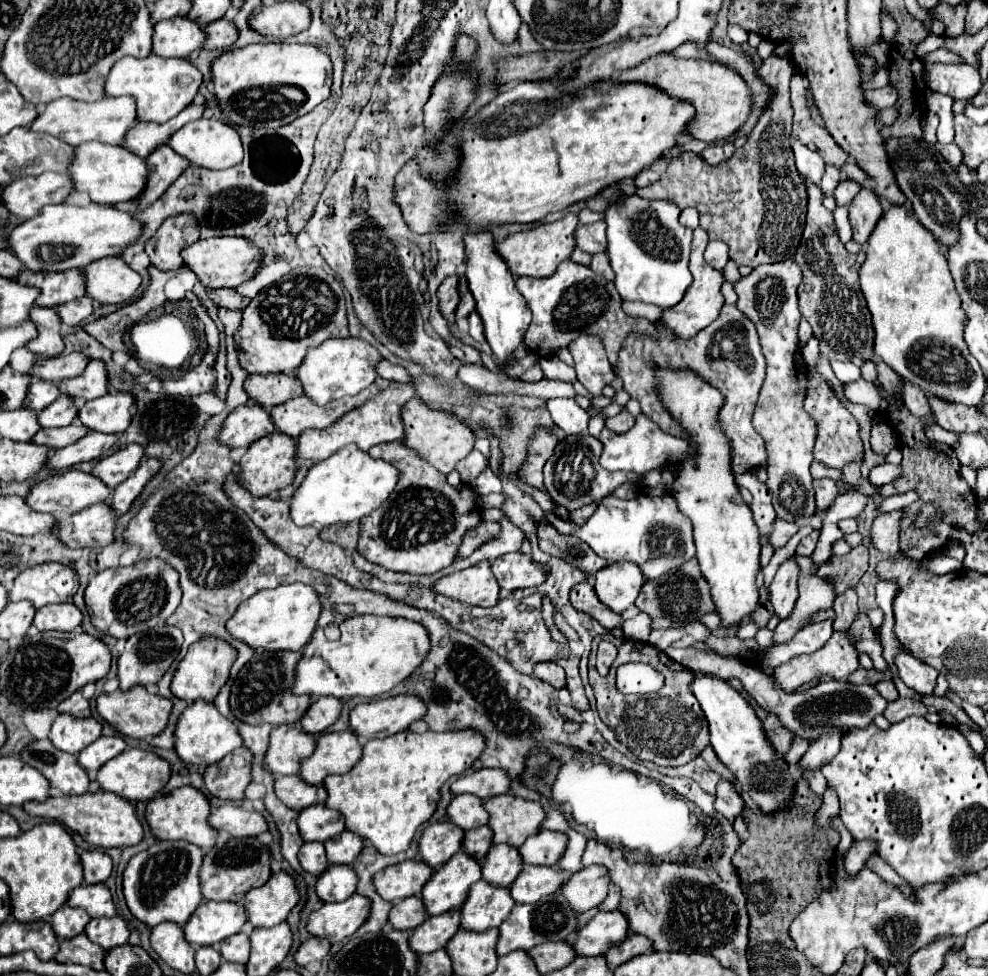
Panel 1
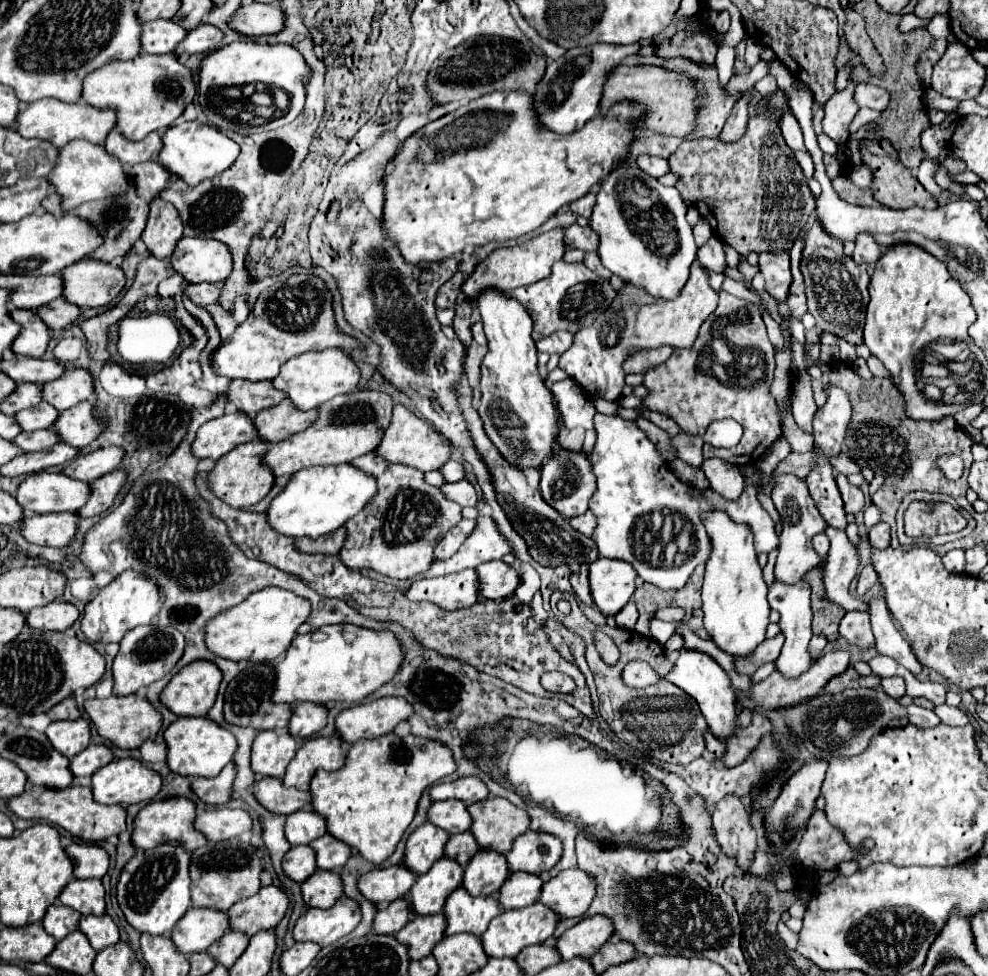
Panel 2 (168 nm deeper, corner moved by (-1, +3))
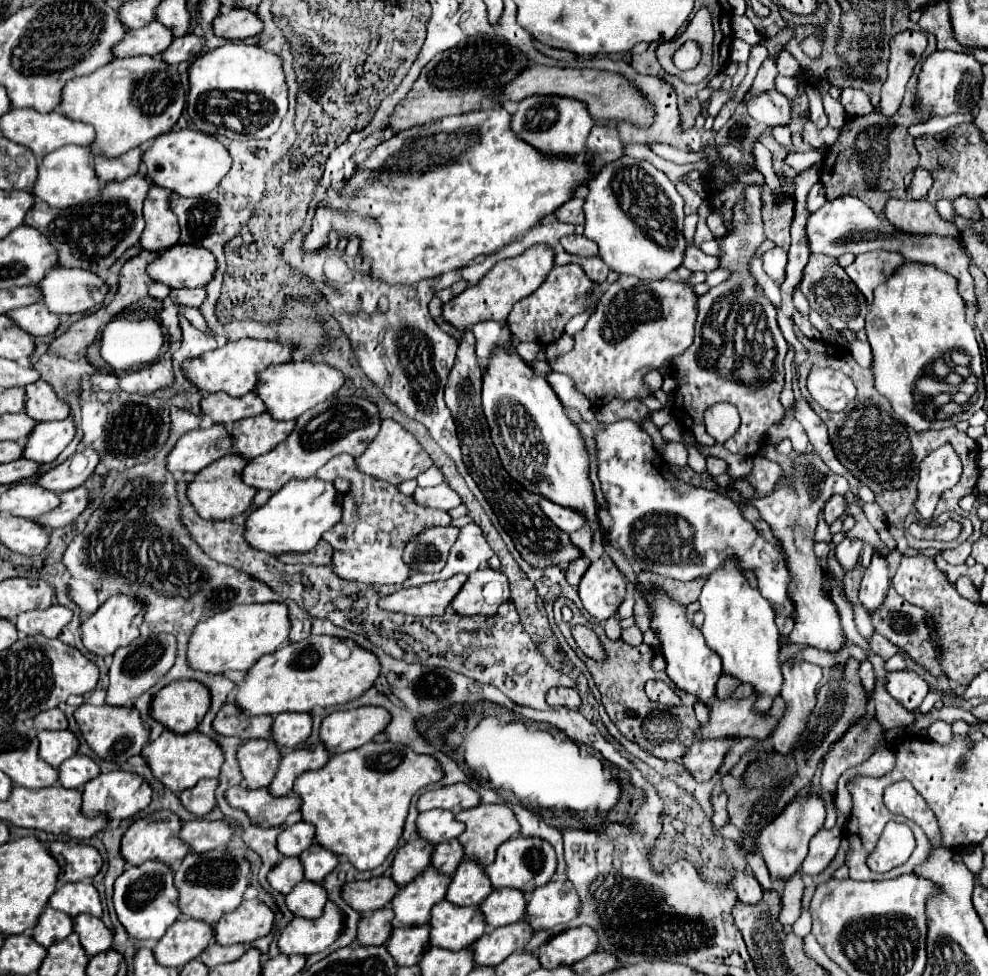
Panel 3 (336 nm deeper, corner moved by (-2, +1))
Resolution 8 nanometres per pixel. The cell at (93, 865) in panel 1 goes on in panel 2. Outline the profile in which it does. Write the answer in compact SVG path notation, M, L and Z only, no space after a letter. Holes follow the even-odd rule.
M71 843L65 847L67 857L73 863L75 879L101 879L109 869L109 855L103 847L93 843Z

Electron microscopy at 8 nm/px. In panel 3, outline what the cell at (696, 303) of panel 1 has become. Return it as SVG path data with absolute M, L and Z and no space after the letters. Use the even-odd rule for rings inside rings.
M620 275L606 289L586 327L574 335L574 349L552 361L550 367L574 377L578 389L582 389L594 405L608 403L614 397L644 397L650 391L642 383L642 377L658 369L664 361L682 355L692 345L698 299L698 293L686 281L664 279L646 283L638 277Z

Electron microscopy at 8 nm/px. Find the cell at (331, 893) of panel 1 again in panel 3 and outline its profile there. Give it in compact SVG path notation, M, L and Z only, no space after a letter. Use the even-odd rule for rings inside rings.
M300 881L286 895L288 909L294 915L300 915L300 917L306 917L306 919L320 917L326 901L328 901L326 889L320 883L312 883L312 881Z

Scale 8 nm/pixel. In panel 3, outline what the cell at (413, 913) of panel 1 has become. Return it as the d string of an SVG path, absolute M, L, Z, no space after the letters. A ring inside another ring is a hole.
M390 907L378 909L370 917L366 913L358 925L356 943L360 943L360 945L384 945L384 941L388 941L388 937L392 935L392 929L394 929L392 919L394 919L394 911Z

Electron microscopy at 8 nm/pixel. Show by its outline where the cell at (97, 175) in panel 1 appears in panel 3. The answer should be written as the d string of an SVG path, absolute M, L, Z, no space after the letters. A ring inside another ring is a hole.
M64 145L62 149L56 149L42 159L40 169L38 169L38 179L36 179L32 193L38 199L46 201L50 207L66 209L66 207L98 197L100 191L102 191L102 185L90 163L90 149L82 145Z

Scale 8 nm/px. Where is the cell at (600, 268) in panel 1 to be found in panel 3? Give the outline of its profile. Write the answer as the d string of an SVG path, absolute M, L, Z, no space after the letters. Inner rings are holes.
M596 255L596 257L576 257L576 263L584 269L584 273L592 279L592 281L598 281L598 283L604 283L610 269L606 267L606 263Z

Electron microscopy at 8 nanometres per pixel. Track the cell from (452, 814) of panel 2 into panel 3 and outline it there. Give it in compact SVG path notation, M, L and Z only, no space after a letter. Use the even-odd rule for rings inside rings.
M448 809L424 811L418 815L416 825L418 825L418 835L422 835L424 839L428 839L434 845L448 841L448 839L456 839L466 829L462 823L456 821L454 813Z

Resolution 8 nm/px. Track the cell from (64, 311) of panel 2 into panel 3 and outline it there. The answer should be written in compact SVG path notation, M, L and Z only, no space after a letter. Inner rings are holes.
M44 303L28 305L28 307L22 307L22 309L14 309L14 311L8 313L8 317L12 317L24 331L28 331L34 337L52 335L60 325L58 315L50 313Z

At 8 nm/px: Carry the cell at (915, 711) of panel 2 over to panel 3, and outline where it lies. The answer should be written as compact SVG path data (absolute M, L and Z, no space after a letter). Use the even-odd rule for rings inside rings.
M934 721L928 729L926 729L926 733L928 733L928 737L932 739L932 741L938 741L938 743L946 743L946 741L950 741L950 737L952 737L952 729L950 729L950 725L948 723L944 723L944 721Z

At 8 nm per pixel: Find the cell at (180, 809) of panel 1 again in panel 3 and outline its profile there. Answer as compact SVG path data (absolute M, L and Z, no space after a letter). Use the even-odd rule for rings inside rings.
M160 809L160 811L150 813L148 817L136 819L122 837L122 857L124 857L124 861L128 865L142 865L144 861L158 859L158 861L172 865L174 861L184 859L192 849L190 849L190 845L184 845L184 841L180 839L180 835L178 835L180 827L182 827L182 819L168 809Z

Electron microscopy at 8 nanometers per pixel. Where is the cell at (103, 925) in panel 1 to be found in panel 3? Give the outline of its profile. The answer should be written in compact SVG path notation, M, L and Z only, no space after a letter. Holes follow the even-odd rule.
M88 913L76 915L74 917L74 931L80 935L80 943L90 957L104 953L112 947L114 933L98 917L92 917Z

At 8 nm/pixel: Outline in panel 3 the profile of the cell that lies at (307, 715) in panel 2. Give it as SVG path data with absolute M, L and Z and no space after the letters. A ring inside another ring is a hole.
M280 713L274 717L272 739L280 747L296 747L310 737L312 715L310 713Z

